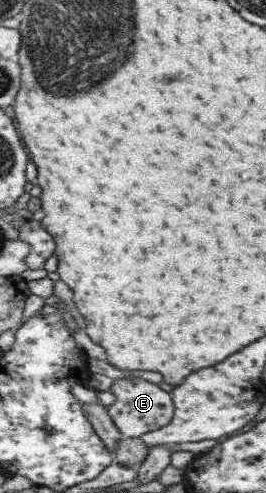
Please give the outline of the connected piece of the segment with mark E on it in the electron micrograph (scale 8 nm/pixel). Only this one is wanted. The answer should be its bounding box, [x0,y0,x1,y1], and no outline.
[106,378,175,438]

